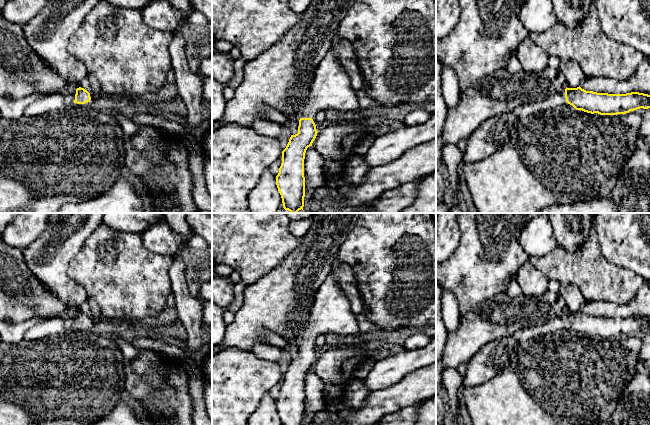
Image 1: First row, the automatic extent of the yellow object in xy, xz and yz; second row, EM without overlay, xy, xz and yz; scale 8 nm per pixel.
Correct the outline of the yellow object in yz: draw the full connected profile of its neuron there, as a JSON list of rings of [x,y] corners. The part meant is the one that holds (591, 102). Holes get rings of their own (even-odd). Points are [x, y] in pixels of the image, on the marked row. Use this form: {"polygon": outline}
{"polygon": [[[580,86],[567,88],[564,92],[555,93],[544,100],[529,104],[522,104],[515,108],[512,113],[519,121],[522,118],[553,109],[565,102],[572,105],[576,110],[600,115],[626,114],[640,108],[650,108],[650,95],[631,92],[626,94],[608,94],[586,91]]]}

